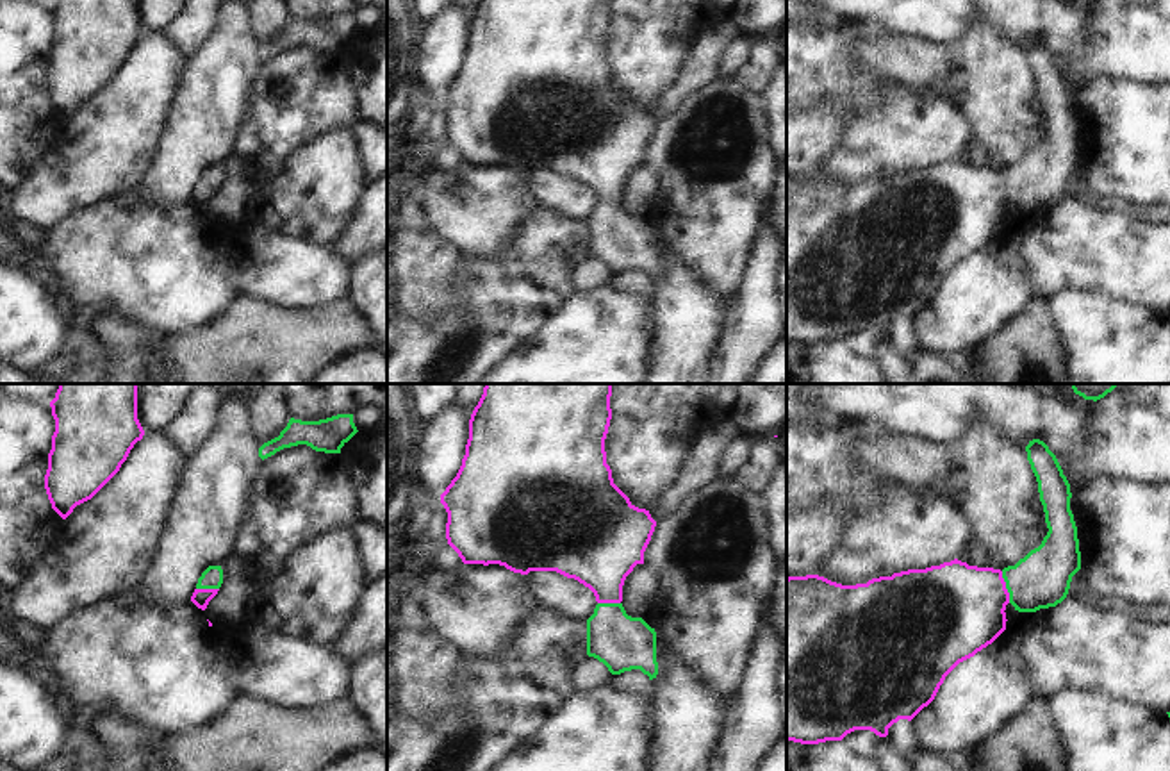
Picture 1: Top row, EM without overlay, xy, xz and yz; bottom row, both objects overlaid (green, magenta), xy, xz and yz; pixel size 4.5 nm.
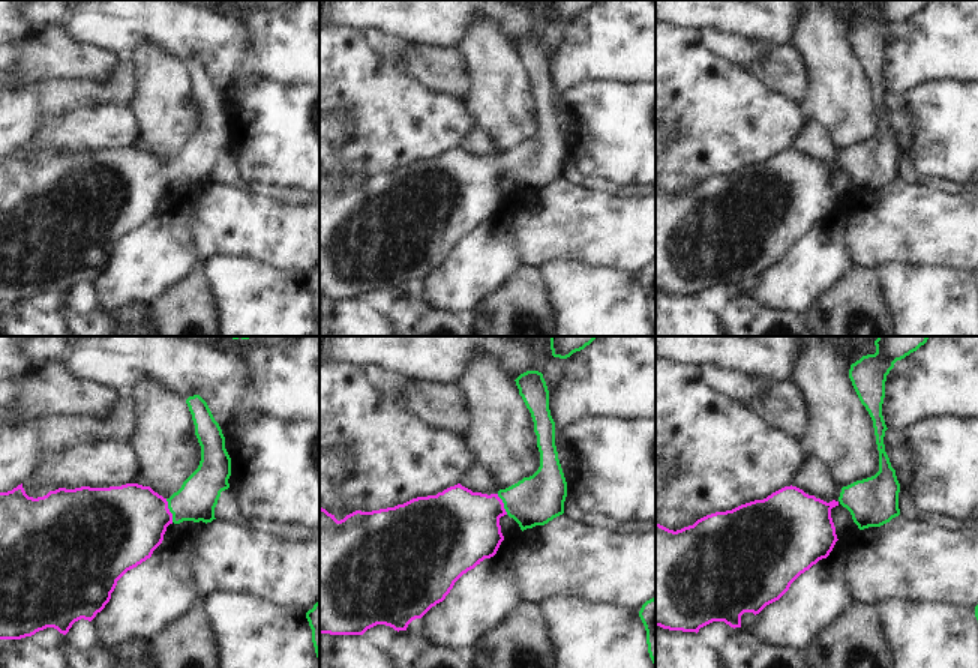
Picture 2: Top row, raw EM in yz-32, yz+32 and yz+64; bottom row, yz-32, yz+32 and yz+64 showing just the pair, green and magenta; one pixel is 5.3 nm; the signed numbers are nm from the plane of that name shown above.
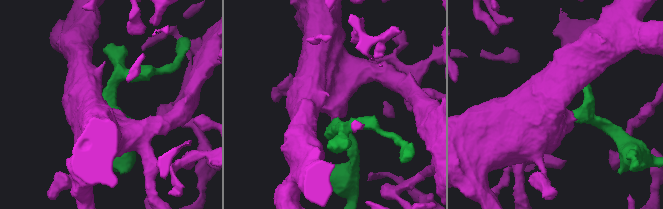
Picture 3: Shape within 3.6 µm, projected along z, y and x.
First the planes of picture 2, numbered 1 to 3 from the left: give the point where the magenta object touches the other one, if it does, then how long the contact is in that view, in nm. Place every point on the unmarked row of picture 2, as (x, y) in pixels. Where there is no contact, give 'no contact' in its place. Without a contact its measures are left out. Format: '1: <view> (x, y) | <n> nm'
1: yz-32 (170, 174) | 130 nm
2: yz+32 (504, 168) | 130 nm
3: no contact

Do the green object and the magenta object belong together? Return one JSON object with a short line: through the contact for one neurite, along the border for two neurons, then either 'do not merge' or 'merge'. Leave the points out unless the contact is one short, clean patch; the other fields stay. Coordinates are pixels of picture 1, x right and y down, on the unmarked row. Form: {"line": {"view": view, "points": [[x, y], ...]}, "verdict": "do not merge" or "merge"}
{"line": {"view": "yz", "points": [[1042, 179], [1029, 186], [1006, 188], [985, 191], [956, 209]]}, "verdict": "merge"}

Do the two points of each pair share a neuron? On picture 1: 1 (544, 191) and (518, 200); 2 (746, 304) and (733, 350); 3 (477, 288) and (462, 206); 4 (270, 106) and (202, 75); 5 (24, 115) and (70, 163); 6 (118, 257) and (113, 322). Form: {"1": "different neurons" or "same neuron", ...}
{"1": "different neurons", "2": "same neuron", "3": "different neurons", "4": "different neurons", "5": "different neurons", "6": "different neurons"}

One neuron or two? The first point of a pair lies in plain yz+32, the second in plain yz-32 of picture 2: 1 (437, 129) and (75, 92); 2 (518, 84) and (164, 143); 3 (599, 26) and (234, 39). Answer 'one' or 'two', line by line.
1: two
2: one
3: two

